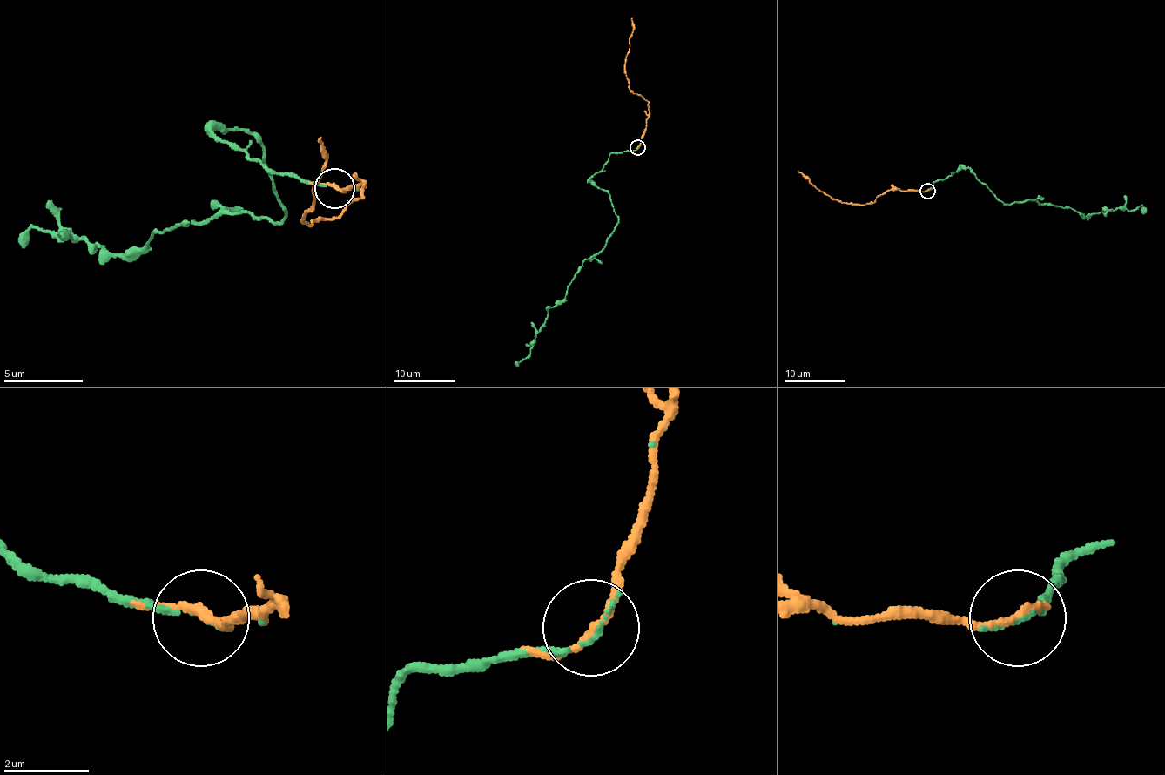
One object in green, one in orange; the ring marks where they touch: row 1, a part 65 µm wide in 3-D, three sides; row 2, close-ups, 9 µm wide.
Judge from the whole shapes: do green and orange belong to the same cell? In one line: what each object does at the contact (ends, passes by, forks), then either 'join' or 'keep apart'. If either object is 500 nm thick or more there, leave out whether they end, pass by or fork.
green ends there; orange passes by; join

